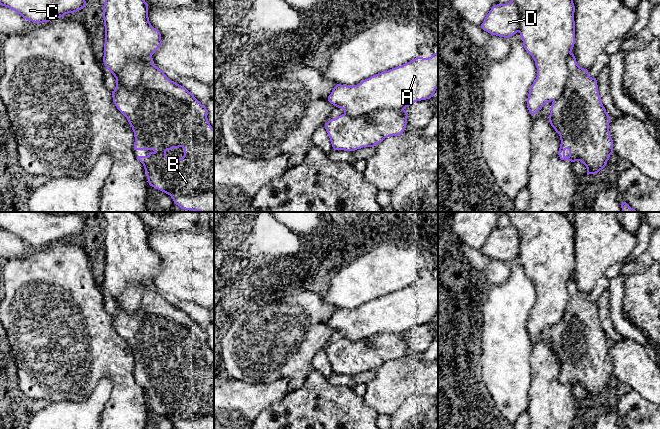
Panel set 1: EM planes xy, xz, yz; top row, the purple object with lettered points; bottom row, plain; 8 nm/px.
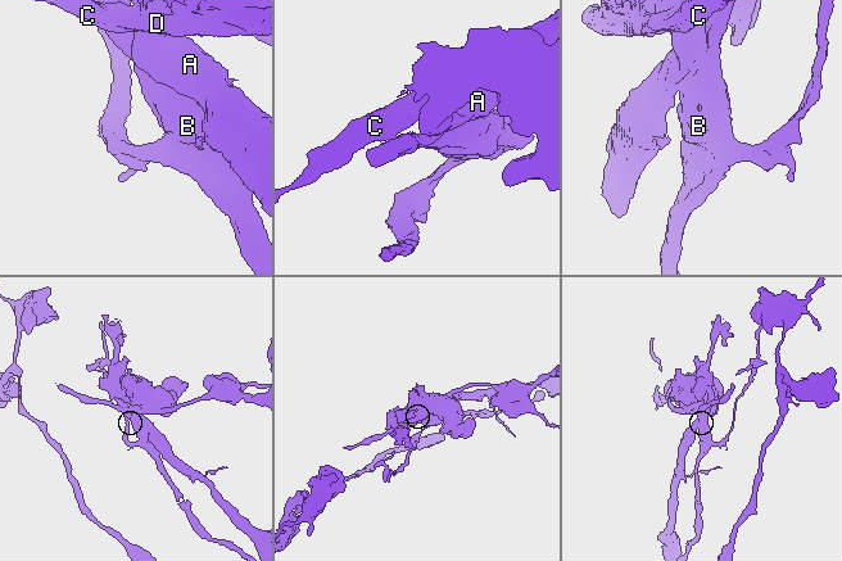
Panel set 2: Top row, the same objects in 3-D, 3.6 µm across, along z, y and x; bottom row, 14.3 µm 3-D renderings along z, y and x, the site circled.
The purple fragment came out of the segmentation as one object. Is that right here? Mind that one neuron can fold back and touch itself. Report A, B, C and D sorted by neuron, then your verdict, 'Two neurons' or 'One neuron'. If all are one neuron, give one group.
Groups: A C D / B. Two neurons

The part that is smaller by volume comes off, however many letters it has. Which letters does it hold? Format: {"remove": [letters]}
{"remove": ["B"]}

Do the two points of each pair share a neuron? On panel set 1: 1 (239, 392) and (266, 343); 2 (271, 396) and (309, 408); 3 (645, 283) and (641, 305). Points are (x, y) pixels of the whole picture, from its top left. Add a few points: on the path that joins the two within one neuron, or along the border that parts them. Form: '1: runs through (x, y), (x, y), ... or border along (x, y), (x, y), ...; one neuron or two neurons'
1: border along (230, 376), (242, 380), (265, 379), (269, 381); two neurons
2: border along (292, 391), (262, 412); two neurons
3: runs through (645, 288), (644, 300); one neuron

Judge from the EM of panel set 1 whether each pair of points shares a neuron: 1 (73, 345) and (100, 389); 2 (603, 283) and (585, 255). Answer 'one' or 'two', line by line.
1: two
2: two

